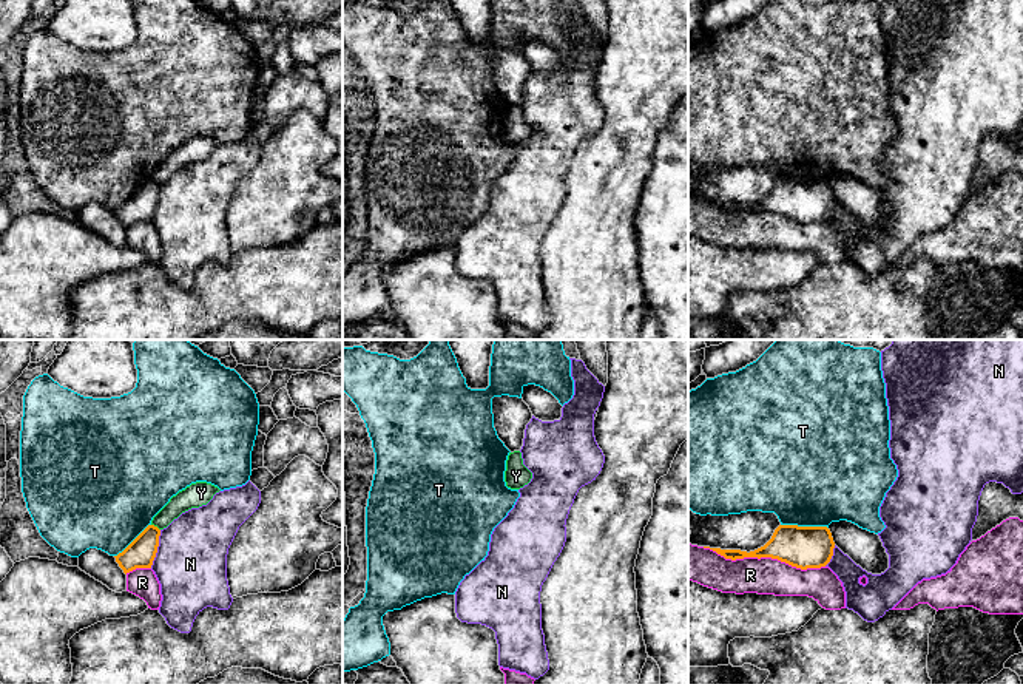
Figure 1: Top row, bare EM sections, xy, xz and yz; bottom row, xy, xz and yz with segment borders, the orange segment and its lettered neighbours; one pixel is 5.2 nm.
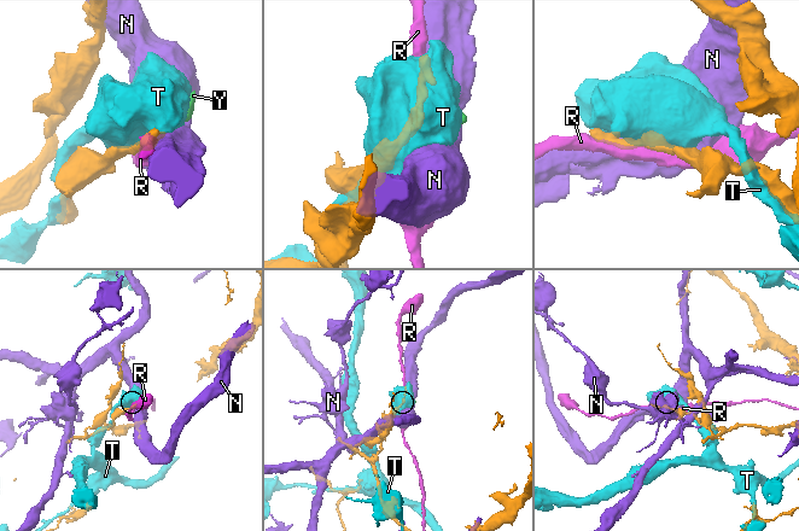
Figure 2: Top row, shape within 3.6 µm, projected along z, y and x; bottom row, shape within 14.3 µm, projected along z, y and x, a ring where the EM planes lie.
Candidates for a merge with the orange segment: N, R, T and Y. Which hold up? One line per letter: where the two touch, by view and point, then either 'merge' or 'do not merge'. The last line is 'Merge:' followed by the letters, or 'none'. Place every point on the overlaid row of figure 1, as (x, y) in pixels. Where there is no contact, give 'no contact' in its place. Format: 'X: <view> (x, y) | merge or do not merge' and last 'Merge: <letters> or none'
N: xy (156, 548) | do not merge
R: yz (764, 556) | do not merge
T: yz (804, 527) | do not merge
Y: xy (156, 527) | do not merge
Merge: none

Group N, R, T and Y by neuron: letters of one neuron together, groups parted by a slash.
N / R / T / Y

